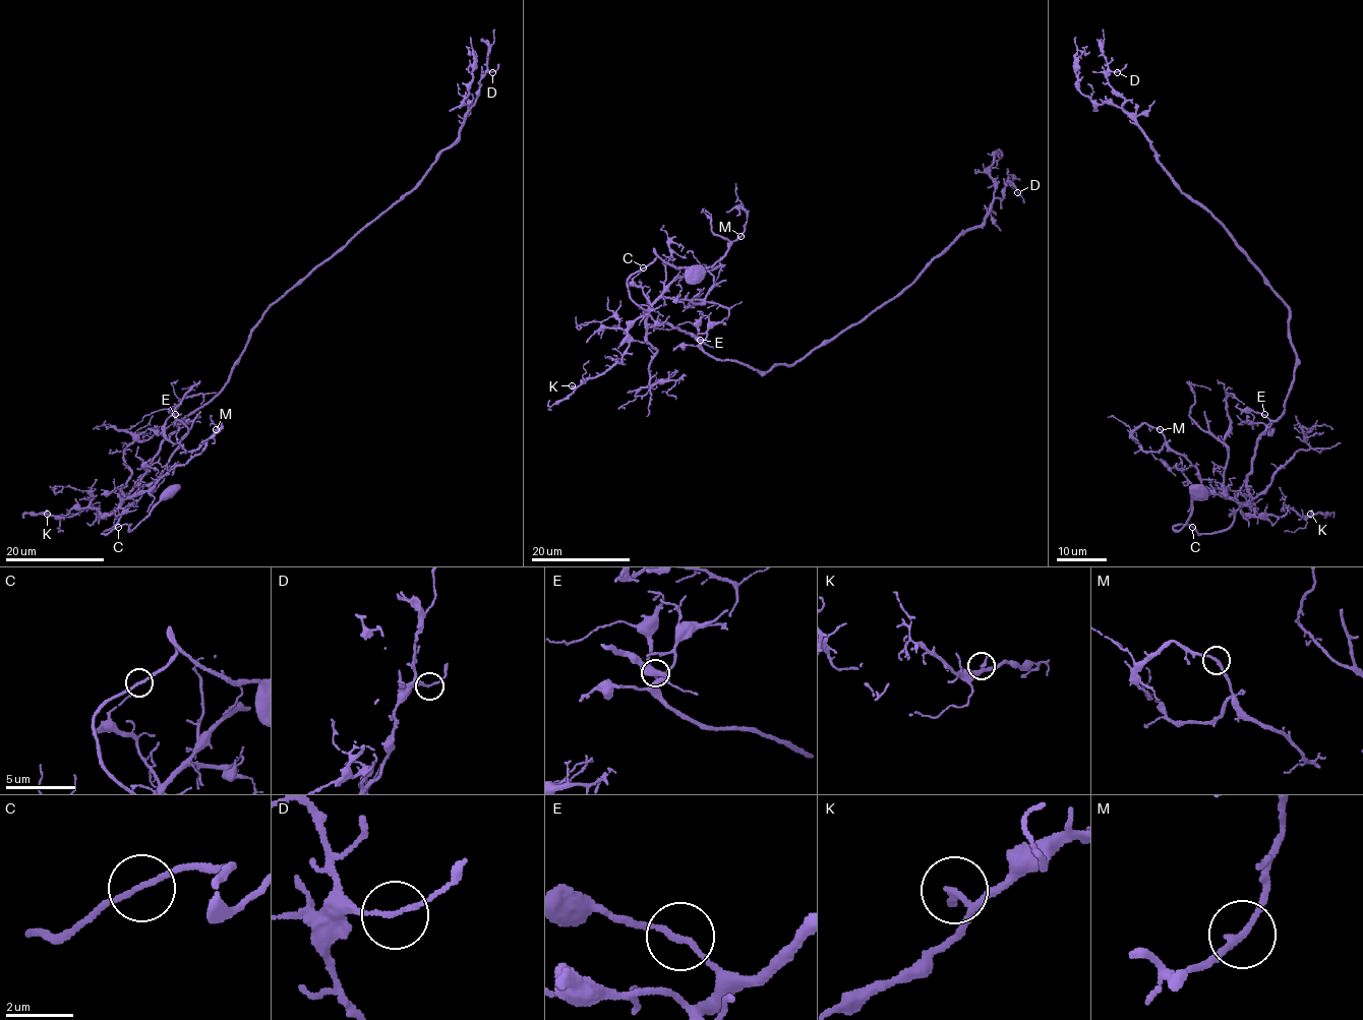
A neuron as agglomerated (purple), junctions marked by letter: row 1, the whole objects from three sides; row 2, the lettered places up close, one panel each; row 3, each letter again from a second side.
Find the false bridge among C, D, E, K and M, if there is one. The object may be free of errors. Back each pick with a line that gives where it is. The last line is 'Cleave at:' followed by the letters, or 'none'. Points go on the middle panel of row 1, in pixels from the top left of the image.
Cleave at: none

